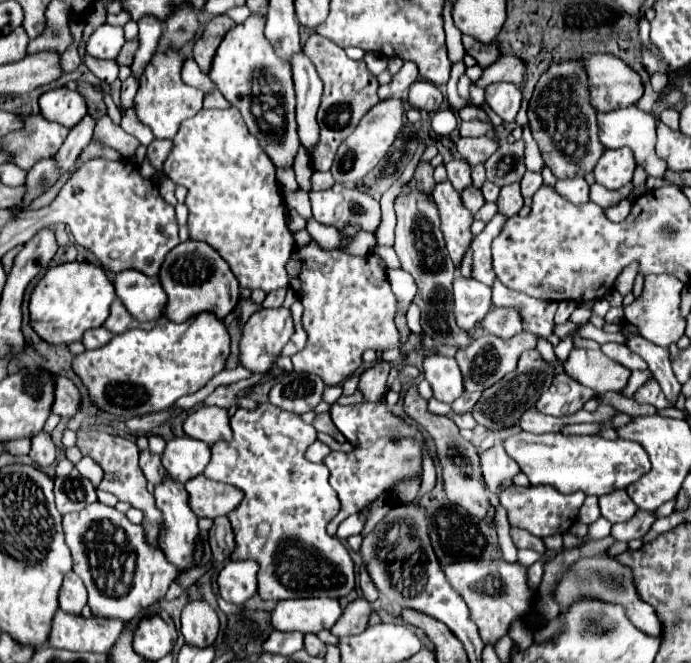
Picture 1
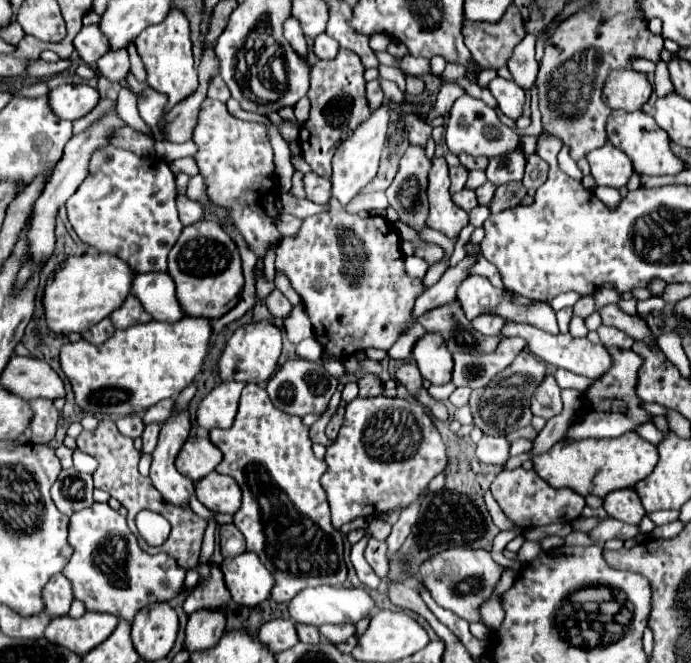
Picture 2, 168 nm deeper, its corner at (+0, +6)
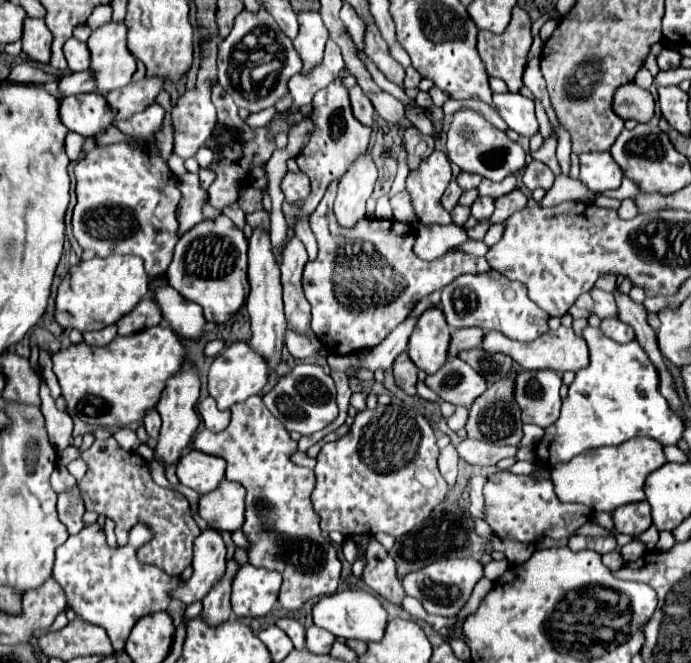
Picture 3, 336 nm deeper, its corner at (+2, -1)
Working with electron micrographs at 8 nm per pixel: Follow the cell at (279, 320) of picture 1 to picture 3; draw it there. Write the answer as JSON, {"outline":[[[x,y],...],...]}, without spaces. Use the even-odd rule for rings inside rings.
{"outline":[[[234,343],[226,347],[212,363],[208,373],[208,393],[216,399],[220,411],[228,411],[234,403],[242,403],[252,395],[260,395],[268,383],[268,365],[266,361],[250,349],[246,343]]]}

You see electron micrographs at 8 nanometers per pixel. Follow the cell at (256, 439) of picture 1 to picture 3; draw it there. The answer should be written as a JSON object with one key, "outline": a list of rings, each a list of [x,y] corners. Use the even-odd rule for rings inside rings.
{"outline":[[[258,395],[250,397],[244,403],[236,403],[236,407],[232,407],[230,411],[232,411],[230,425],[220,433],[212,433],[208,429],[200,431],[194,437],[194,449],[226,459],[228,463],[226,479],[244,485],[246,521],[242,525],[242,531],[250,541],[250,549],[248,549],[250,563],[256,567],[264,567],[268,571],[278,571],[284,579],[278,601],[286,611],[298,611],[310,599],[336,593],[340,585],[340,561],[338,561],[336,549],[328,541],[328,537],[322,535],[318,527],[320,519],[314,513],[310,503],[310,493],[314,487],[314,471],[306,467],[296,467],[290,461],[290,455],[296,451],[296,441],[292,441],[286,427],[280,425],[280,421],[274,415],[270,415],[270,411],[264,407]]]}

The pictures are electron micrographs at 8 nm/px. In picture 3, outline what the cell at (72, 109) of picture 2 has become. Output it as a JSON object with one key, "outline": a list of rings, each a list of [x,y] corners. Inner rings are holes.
{"outline":[[[100,93],[72,95],[60,103],[62,123],[82,137],[96,137],[98,133],[106,131],[114,117],[116,109],[110,109],[106,97]]]}

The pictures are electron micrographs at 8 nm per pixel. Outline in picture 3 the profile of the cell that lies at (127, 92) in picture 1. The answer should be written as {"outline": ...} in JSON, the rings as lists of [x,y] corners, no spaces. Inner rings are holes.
{"outline":[[[68,131],[68,137],[66,137],[66,155],[70,157],[70,161],[74,161],[74,159],[80,157],[80,153],[82,153],[82,145],[84,145],[82,137],[78,137],[76,133]]]}

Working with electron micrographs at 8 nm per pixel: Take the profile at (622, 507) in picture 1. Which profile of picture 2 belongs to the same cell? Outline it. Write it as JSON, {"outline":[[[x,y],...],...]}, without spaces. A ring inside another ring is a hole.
{"outline":[[[622,488],[618,492],[610,492],[604,498],[604,508],[610,518],[616,518],[628,524],[638,524],[646,514],[634,488]]]}

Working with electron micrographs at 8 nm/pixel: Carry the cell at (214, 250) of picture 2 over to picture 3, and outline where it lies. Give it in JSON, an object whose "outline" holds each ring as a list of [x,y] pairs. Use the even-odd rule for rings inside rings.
{"outline":[[[224,213],[194,225],[176,245],[174,259],[166,271],[168,283],[188,301],[204,309],[204,317],[212,323],[226,323],[246,303],[248,285],[248,239]]]}

